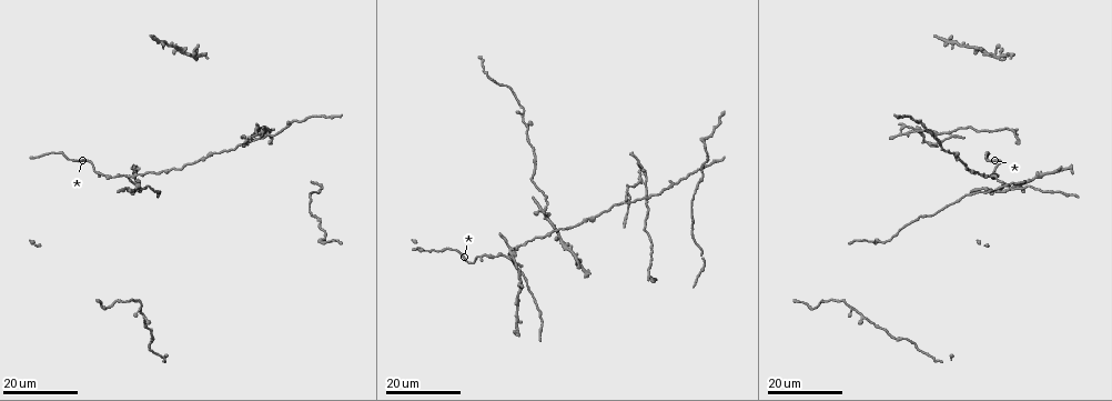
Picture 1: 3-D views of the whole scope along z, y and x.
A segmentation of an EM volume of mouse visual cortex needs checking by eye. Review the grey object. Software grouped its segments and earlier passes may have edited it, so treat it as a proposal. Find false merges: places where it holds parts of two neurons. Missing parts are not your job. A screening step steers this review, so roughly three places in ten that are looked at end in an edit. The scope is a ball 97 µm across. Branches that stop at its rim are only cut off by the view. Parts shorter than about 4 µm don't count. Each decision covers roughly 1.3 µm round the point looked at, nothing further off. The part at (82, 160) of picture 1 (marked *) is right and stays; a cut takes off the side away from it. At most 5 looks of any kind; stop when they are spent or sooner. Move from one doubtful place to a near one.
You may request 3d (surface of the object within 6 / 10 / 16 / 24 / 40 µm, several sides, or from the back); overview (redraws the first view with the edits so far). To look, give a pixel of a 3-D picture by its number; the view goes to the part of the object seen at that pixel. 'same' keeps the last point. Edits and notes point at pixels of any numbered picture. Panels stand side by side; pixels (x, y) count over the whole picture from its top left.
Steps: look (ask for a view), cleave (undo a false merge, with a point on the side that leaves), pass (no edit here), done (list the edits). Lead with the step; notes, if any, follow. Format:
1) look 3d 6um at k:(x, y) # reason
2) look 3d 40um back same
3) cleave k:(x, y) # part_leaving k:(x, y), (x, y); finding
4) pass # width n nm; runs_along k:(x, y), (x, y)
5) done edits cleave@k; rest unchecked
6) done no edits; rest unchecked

look 3d 24um at 1:(993, 175) # arms part here

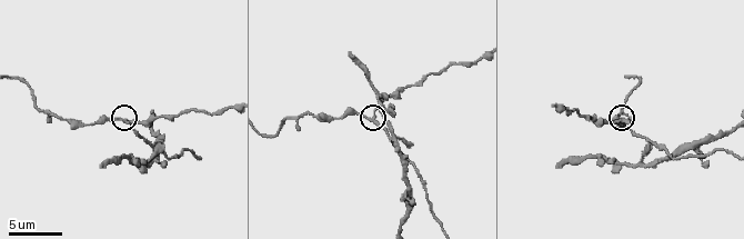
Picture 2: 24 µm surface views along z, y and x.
look 3d 6um at 2:(625, 121)

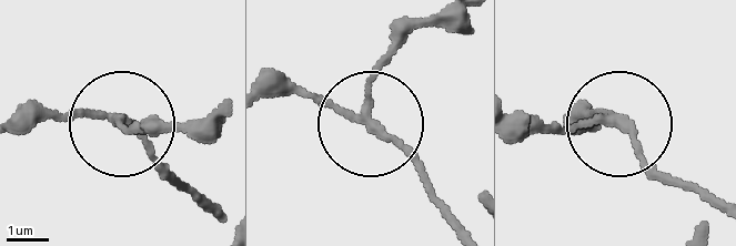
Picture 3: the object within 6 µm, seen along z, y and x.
pass # runs_along 3:(264, 98), (360, 111), (441, 200); one neuron here

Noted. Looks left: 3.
look 3d 24um at 1:(597, 214) # sudden change in width

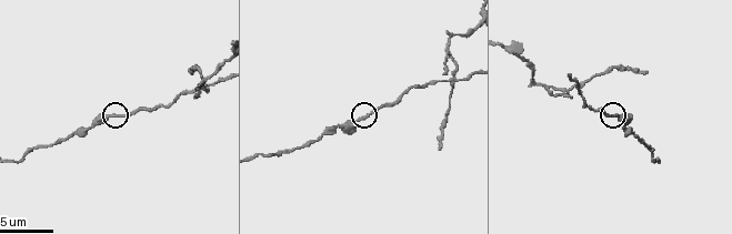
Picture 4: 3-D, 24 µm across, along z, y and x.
look 3d 10um at 4:(359, 120) # closer look

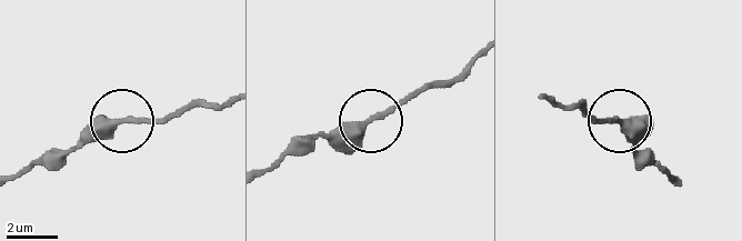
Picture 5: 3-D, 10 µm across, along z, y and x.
look 3d 10um back at 5:(618, 122)

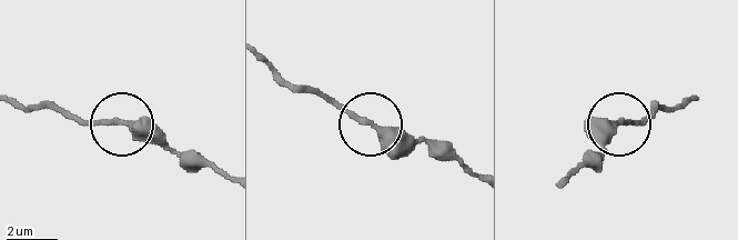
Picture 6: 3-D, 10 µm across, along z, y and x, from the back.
pass # runs_along 6:(223, 176), (122, 124), (73, 118); continuous, no second neuron

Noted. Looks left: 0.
done no edits; rest unchecked

